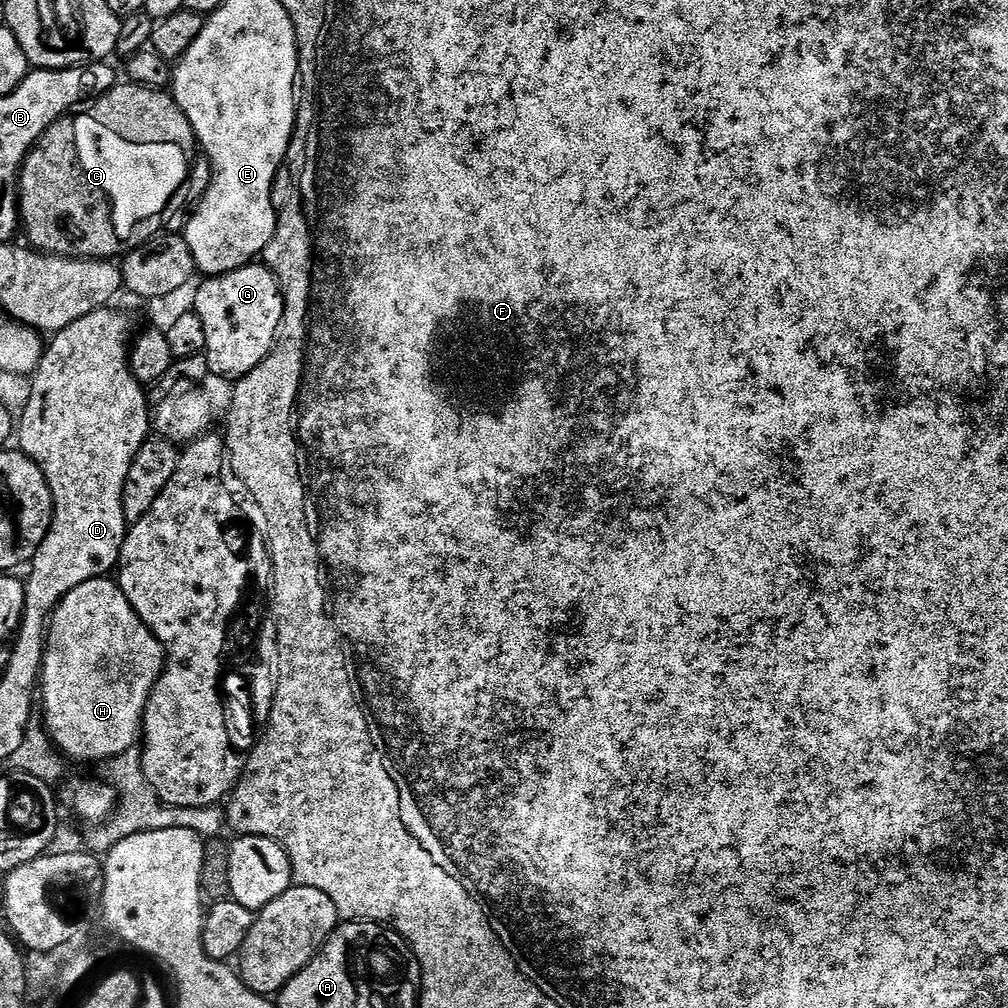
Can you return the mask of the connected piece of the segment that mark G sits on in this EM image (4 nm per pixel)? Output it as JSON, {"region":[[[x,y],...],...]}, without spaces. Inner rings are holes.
{"region":[[[253,262],[230,274],[209,276],[203,282],[205,284],[196,292],[194,311],[202,320],[205,334],[212,338],[213,375],[235,382],[245,377],[250,370],[256,369],[274,348],[282,346],[280,328],[284,325],[284,294],[280,291],[280,282],[271,268],[260,262]]]}

